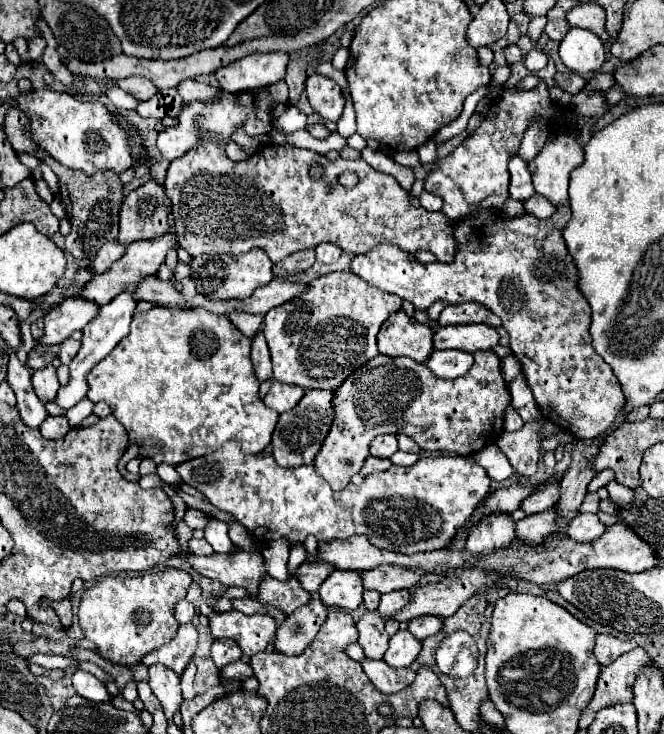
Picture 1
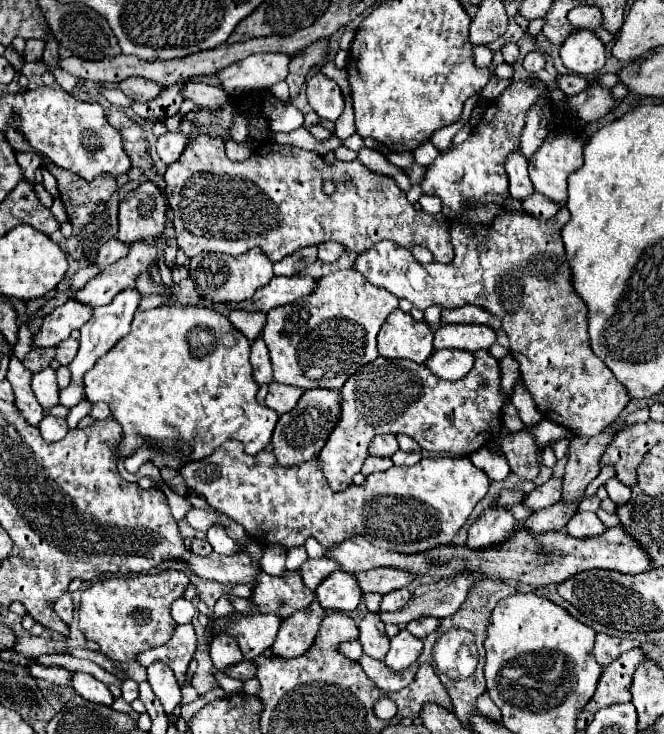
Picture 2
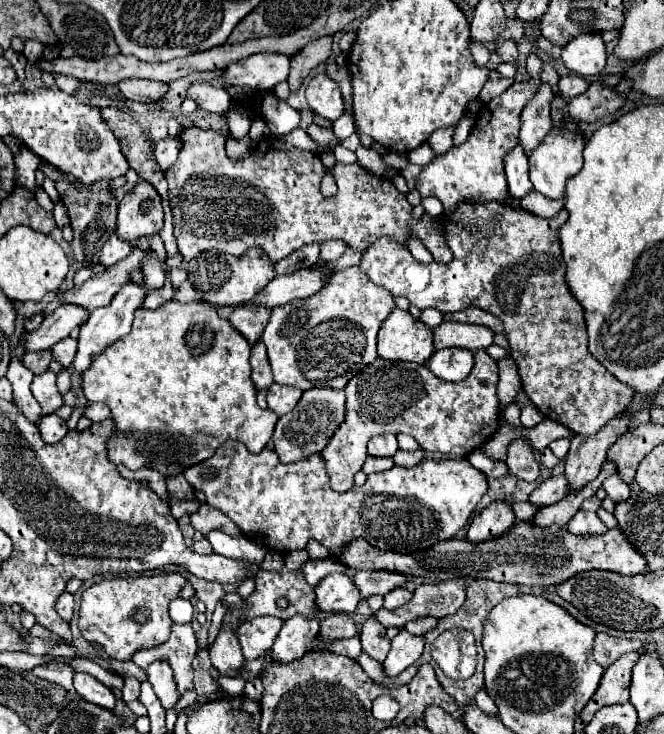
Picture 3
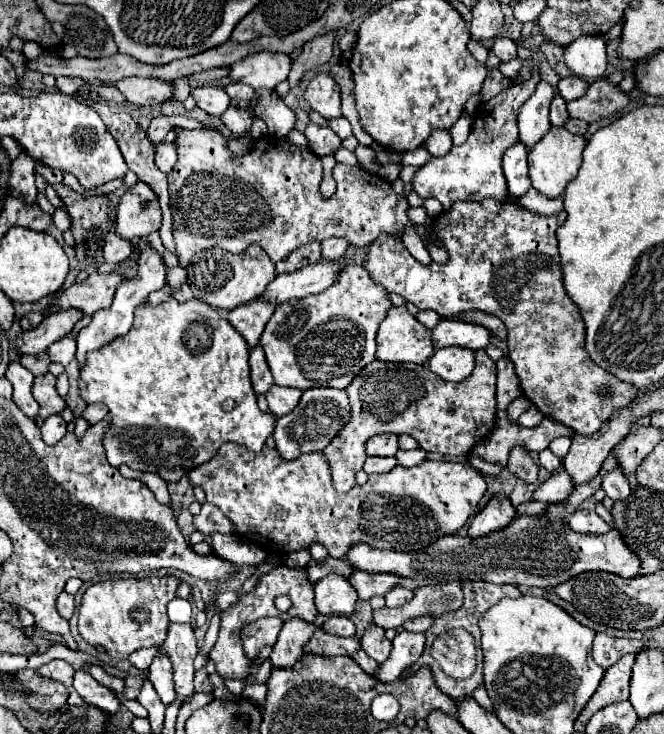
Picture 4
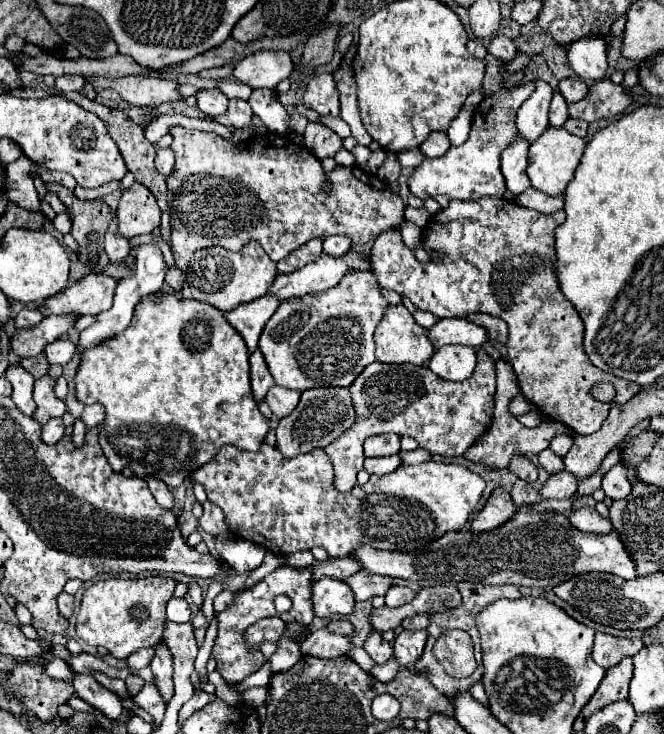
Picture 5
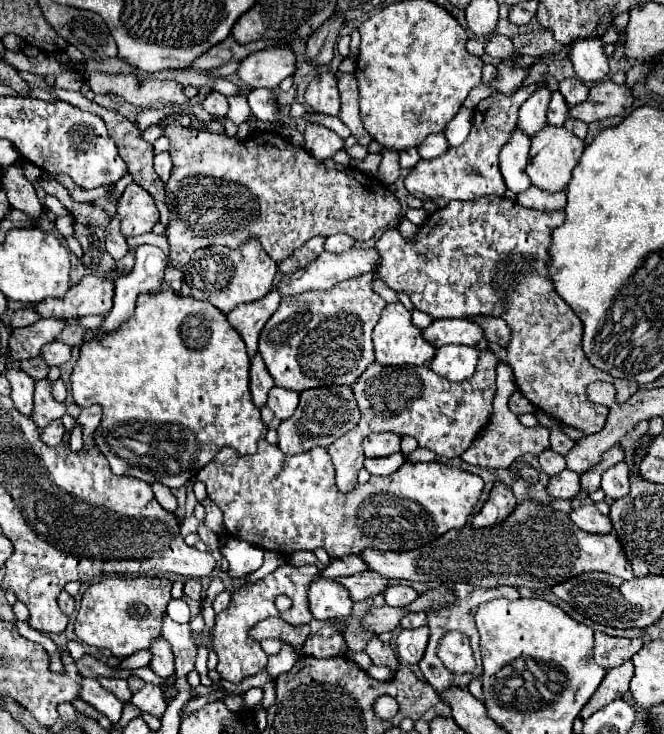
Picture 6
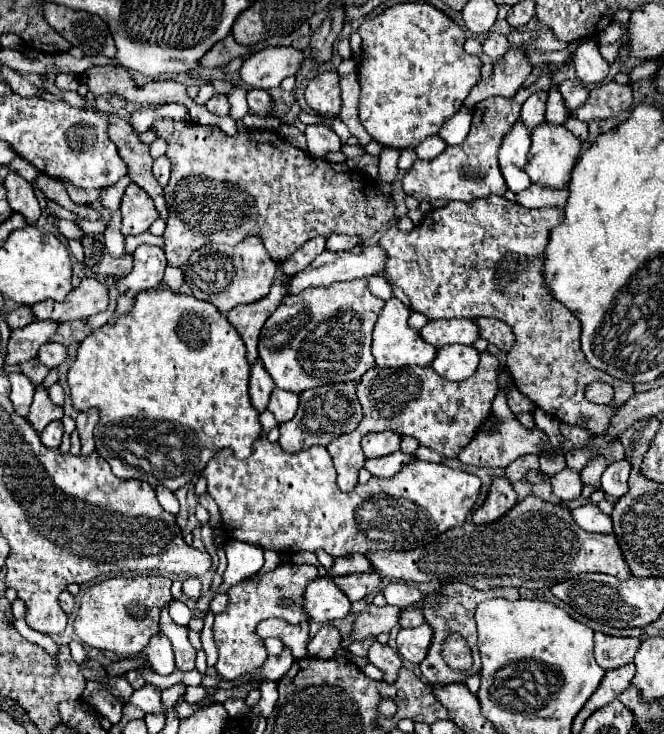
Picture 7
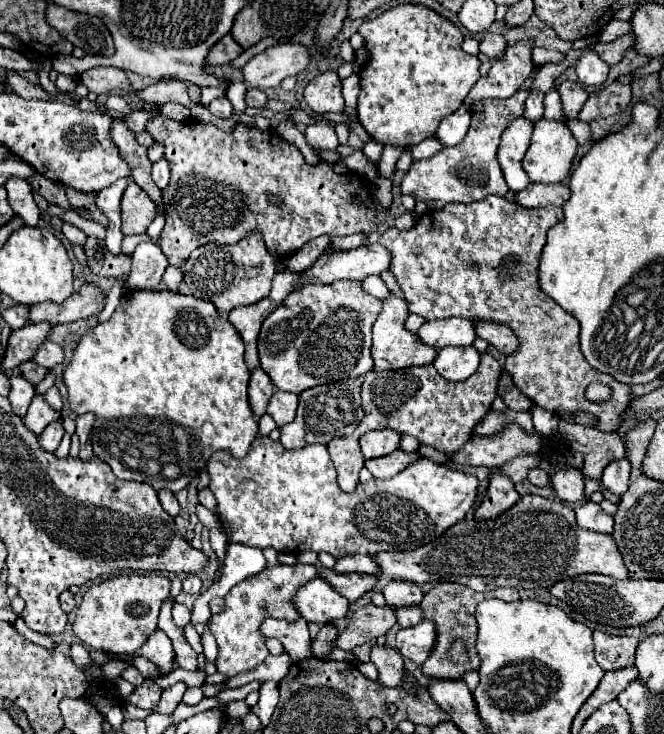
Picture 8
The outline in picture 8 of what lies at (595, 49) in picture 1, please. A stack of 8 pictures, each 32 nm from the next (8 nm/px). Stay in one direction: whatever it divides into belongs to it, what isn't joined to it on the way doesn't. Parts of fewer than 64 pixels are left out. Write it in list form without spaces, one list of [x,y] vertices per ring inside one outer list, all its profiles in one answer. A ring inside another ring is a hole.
[[[590,48],[584,50],[584,56],[576,64],[576,74],[578,74],[580,82],[586,84],[586,86],[604,84],[606,78],[608,78],[608,70],[610,70],[610,66],[606,62],[602,62],[596,56],[596,52],[592,52]]]

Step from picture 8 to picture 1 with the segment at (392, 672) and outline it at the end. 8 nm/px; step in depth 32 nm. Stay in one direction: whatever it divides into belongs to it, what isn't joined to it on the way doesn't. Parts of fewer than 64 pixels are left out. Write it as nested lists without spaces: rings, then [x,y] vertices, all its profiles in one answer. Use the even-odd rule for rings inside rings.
[[[366,610],[364,616],[360,618],[360,622],[356,624],[356,628],[360,632],[358,644],[364,648],[364,654],[368,658],[382,660],[384,652],[388,650],[388,640],[390,640],[390,636],[384,630],[382,616],[378,612]]]

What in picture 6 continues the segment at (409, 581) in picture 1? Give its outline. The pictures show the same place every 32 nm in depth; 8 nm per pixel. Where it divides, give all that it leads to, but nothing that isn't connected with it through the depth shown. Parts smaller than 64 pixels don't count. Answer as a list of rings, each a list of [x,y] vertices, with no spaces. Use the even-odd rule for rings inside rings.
[[[360,572],[360,574],[352,574],[352,576],[346,576],[346,578],[338,578],[338,582],[348,590],[350,598],[354,602],[358,600],[366,600],[368,596],[374,596],[374,594],[382,594],[388,580],[382,578],[382,576],[376,576],[376,572]]]

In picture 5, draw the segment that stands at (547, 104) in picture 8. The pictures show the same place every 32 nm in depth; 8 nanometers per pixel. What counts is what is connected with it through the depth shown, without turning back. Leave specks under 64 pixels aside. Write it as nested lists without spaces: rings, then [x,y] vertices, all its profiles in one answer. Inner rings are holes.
[[[554,92],[549,108],[549,124],[555,127],[562,127],[568,120],[568,104],[560,92]]]

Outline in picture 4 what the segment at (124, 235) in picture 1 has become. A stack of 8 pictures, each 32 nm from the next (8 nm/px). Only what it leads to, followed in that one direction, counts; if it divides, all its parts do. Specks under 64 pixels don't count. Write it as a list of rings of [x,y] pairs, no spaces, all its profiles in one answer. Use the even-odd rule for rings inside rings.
[[[136,182],[132,188],[128,188],[120,198],[116,212],[116,232],[126,240],[148,236],[160,230],[162,210],[148,184]]]

